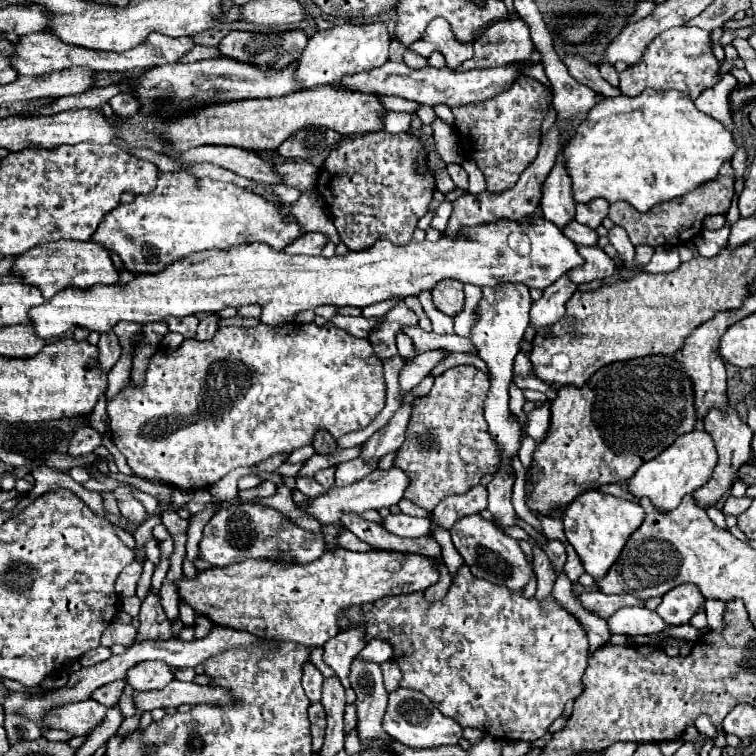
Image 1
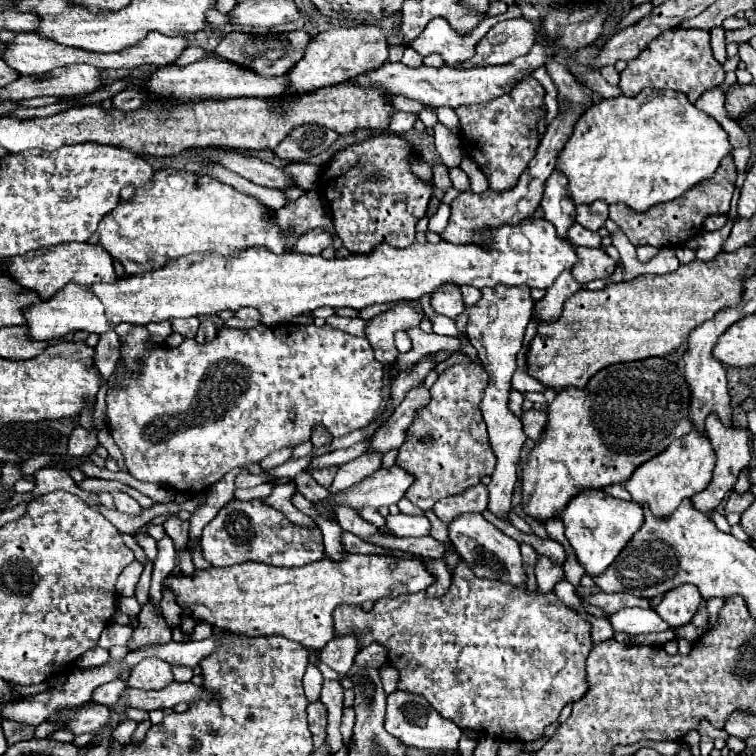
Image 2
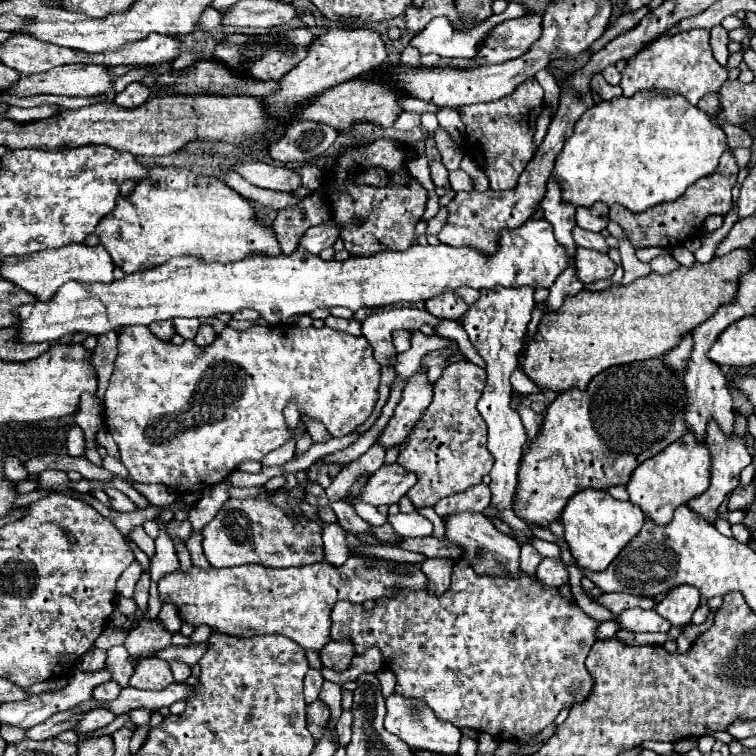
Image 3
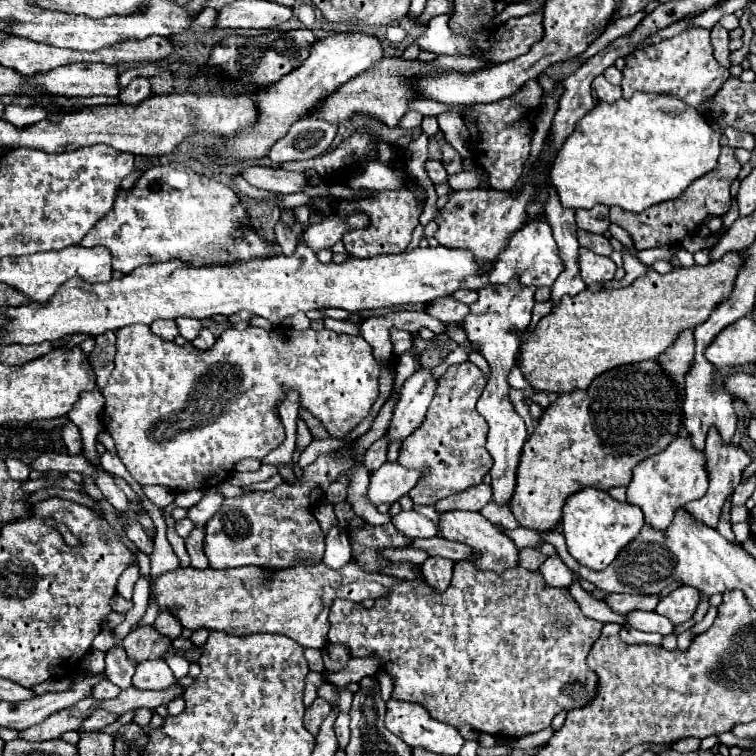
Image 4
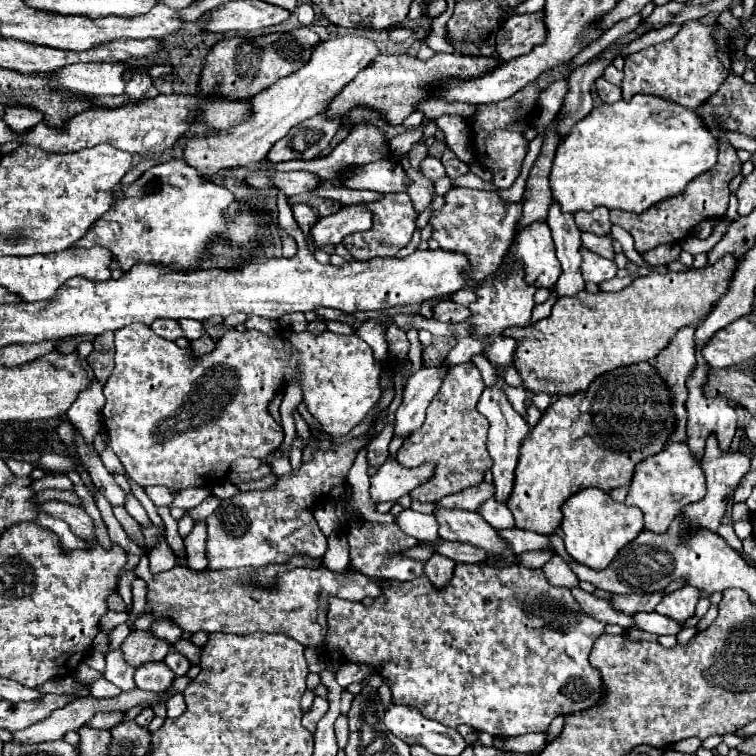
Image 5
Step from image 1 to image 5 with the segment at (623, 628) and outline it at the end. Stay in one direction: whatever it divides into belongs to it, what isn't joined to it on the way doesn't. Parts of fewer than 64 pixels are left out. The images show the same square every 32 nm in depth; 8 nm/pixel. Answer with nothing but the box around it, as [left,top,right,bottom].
[634,612,684,634]

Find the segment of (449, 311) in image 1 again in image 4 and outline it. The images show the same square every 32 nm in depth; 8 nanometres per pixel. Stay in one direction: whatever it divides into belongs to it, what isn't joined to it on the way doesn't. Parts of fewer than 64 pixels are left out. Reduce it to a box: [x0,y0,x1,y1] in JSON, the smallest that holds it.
[428,296,468,324]

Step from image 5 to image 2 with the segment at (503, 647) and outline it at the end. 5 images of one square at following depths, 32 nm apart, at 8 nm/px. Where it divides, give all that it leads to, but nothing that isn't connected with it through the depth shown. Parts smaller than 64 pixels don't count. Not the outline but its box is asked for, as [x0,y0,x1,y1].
[334,560,592,742]

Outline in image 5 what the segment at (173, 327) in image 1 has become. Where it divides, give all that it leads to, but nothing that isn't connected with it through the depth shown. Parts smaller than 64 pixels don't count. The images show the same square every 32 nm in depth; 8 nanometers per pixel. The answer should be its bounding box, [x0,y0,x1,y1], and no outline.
[180,320,206,342]

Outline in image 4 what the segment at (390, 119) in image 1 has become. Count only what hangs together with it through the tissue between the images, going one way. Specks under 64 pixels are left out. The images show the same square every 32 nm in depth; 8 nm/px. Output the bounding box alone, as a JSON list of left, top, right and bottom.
[400,112,422,130]

